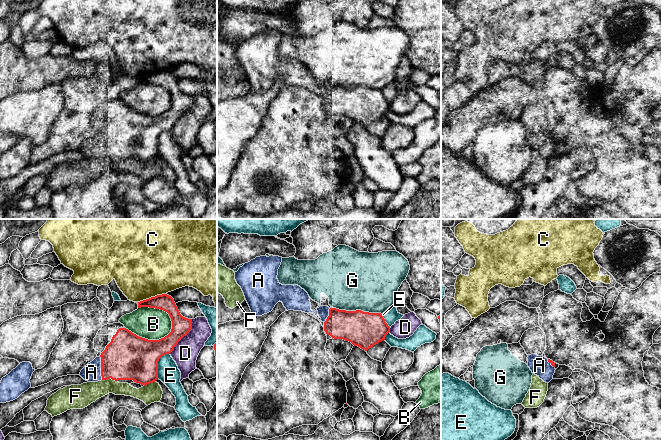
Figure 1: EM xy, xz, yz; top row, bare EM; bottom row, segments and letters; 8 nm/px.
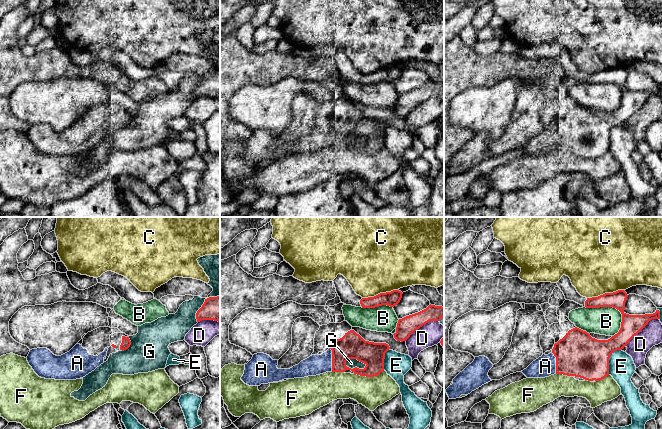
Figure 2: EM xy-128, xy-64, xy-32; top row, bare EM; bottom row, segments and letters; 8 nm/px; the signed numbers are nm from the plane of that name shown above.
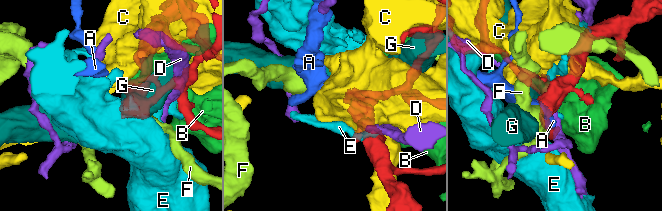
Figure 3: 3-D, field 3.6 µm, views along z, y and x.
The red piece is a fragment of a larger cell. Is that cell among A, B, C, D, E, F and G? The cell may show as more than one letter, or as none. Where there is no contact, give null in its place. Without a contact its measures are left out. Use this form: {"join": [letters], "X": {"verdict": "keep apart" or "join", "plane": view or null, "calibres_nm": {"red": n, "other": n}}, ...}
{"join": ["A"], "A": {"verdict": "join", "plane": "xy", "calibres_nm": {"red": 360, "other": 150}}, "B": {"verdict": "keep apart", "plane": "xy", "calibres_nm": {"red": 360, "other": 260}}, "C": {"verdict": "keep apart", "plane": "xy", "calibres_nm": {"red": 130, "other": 500}}, "D": {"verdict": "keep apart", "plane": "xy", "calibres_nm": {"red": 160, "other": 200}}, "E": {"verdict": "keep apart", "plane": "xy", "calibres_nm": {"red": 360, "other": 170}}, "F": {"verdict": "keep apart", "plane": "xy", "calibres_nm": {"red": 360, "other": 170}}, "G": {"verdict": "keep apart", "plane": "xz", "calibres_nm": {"red": 280, "other": 480}}}

